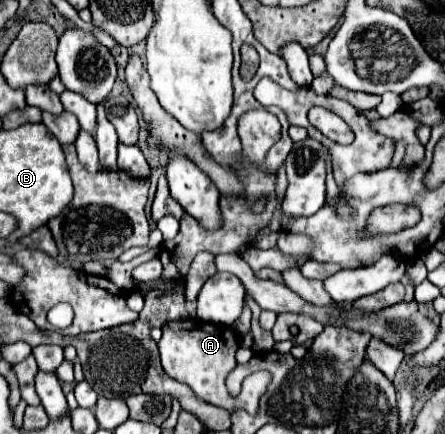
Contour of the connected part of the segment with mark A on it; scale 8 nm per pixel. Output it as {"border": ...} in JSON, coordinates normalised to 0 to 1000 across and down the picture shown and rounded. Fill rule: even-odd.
{"border":[[[407,735],[407,740],[375,740],[375,749],[362,753],[366,776],[353,790],[362,841],[380,869],[389,869],[402,882],[420,882],[452,919],[461,919],[474,933],[501,938],[517,952],[528,942],[551,942],[555,952],[573,956],[582,938],[582,919],[600,901],[600,887],[609,882],[609,859],[582,855],[564,859],[546,878],[546,896],[537,915],[519,915],[506,892],[510,864],[528,850],[528,809],[537,804],[542,772],[528,767],[524,753],[510,749],[470,749],[447,735]]]}

